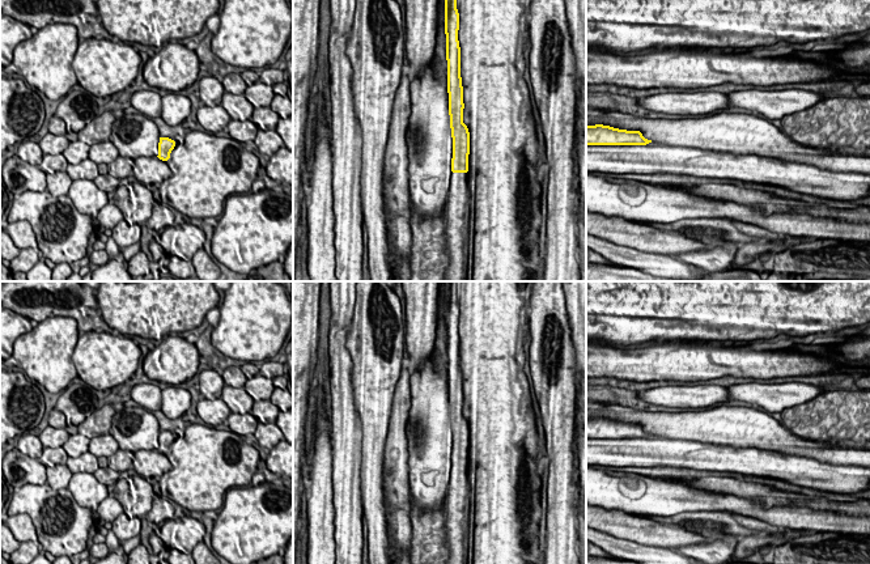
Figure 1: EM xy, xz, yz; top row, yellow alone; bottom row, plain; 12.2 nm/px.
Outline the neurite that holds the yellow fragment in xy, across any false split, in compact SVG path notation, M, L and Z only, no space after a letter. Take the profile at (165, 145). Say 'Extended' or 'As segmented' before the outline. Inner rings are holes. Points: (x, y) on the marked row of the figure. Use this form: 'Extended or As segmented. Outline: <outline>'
As segmented. Outline: M160 137L158 143L158 158L162 161L167 161L170 158L170 153L175 147L175 141L169 137Z

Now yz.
As segmented. Outline: M586 126L586 145L646 145L652 143L640 131L619 130L610 126Z

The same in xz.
Extended. Outline: M445 0L445 34L447 60L449 115L453 137L451 178L446 202L445 238L449 266L447 281L466 281L466 238L468 207L470 132L463 123L463 86L461 77L461 47L458 41L459 13L457 0Z

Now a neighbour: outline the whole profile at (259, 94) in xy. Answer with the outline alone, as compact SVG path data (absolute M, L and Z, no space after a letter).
M259 80L247 86L243 94L255 109L270 106L275 97L272 86Z

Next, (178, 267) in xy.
M177 256L170 258L170 263L169 263L167 268L169 268L170 275L174 277L186 280L188 277L196 276L192 262L186 262Z

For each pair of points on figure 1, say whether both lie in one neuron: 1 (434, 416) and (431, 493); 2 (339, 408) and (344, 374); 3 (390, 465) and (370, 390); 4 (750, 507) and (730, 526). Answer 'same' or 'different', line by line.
1: same
2: same
3: different
4: different

